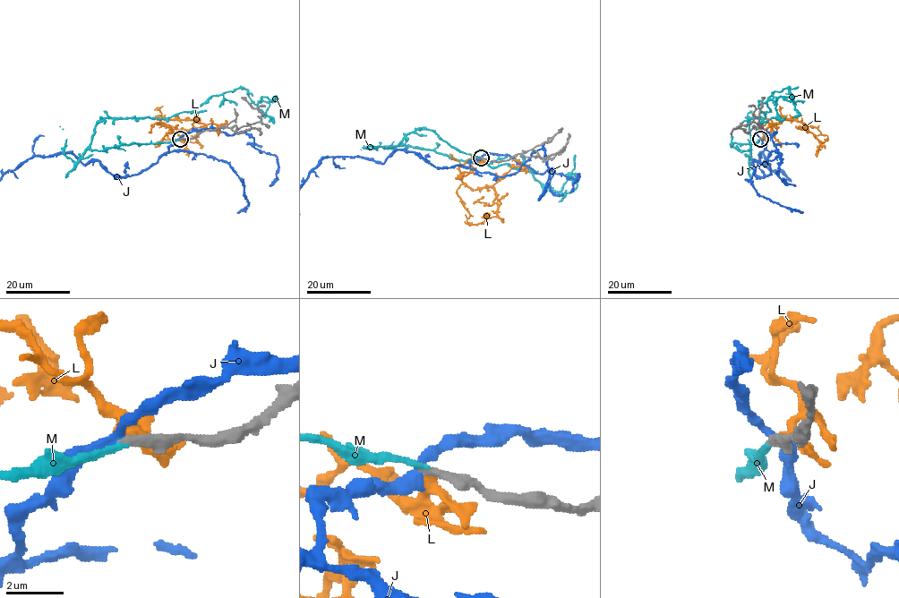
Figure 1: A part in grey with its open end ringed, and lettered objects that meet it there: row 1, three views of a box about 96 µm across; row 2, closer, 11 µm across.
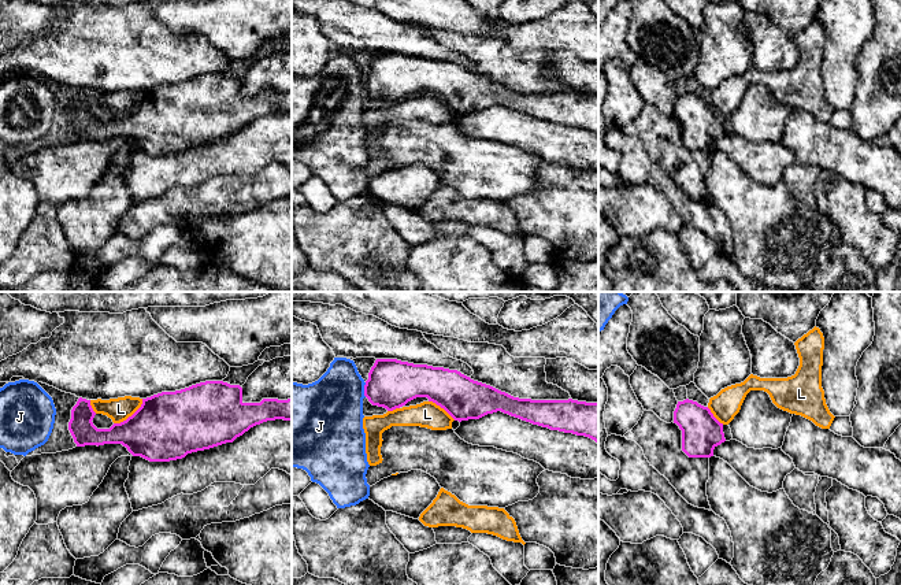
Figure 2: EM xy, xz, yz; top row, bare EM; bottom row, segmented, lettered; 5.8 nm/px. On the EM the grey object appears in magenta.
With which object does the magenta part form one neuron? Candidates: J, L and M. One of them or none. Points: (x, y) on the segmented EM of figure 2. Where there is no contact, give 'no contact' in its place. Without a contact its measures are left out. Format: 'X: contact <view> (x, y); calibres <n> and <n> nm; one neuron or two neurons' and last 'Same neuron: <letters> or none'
J: contact xz (364, 389); calibres 280 and 400 nm; two neurons
L: contact xy (132, 415); calibres 400 and 140 nm; two neurons
M: no contact; one neuron
Same neuron: M

